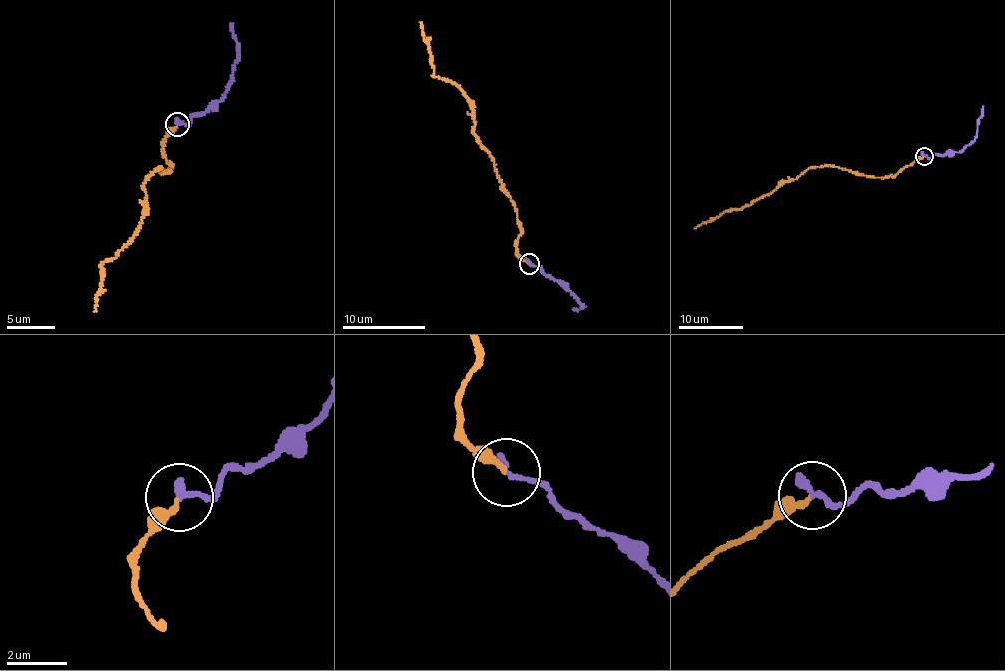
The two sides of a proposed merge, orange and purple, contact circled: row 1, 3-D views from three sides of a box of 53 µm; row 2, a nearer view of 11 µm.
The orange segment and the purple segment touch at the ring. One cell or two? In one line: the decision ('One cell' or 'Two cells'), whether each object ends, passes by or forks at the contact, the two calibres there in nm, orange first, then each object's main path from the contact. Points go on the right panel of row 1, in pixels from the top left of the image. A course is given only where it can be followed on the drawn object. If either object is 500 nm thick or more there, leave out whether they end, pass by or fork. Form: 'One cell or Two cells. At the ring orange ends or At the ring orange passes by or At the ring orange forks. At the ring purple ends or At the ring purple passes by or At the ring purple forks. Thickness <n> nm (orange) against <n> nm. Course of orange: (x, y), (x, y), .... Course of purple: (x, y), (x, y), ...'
One cell. At the ring orange ends. At the ring purple ends. Thickness 190 nm (orange) against 280 nm. Course of orange: (924, 156), (895, 176), (858, 175), (839, 166), (812, 167), (743, 207), (727, 210), (694, 228). Course of purple: (924, 156), (952, 154), (975, 139), (982, 106)

